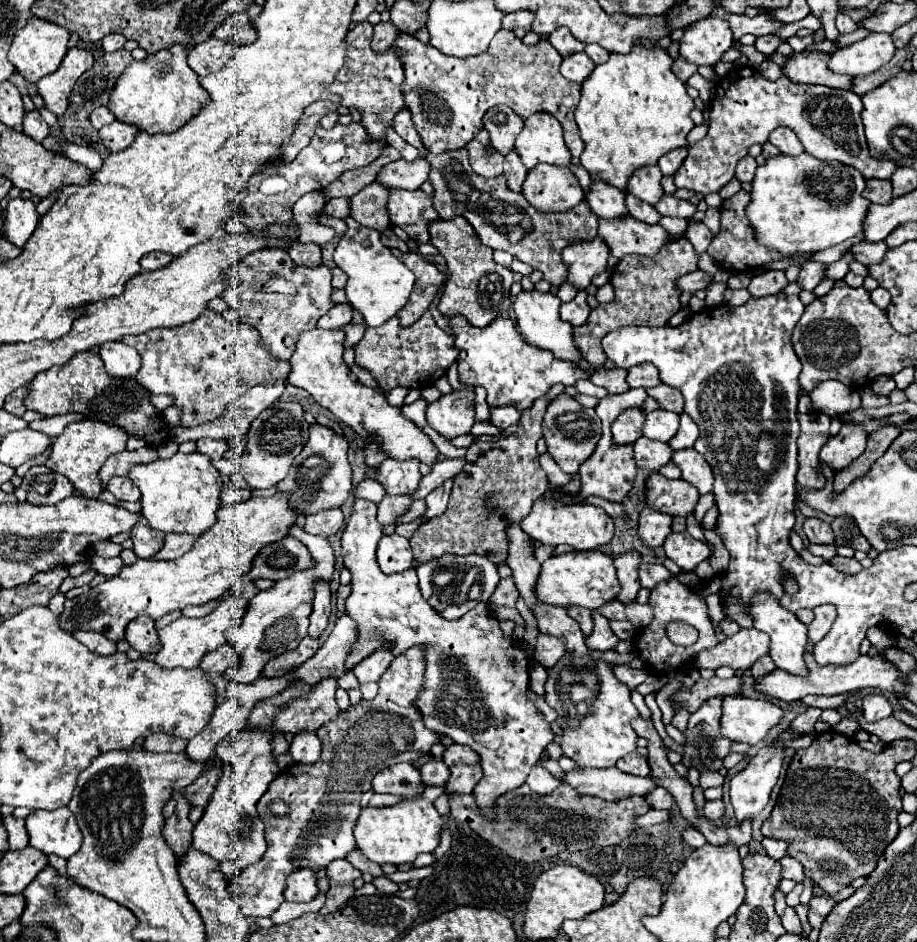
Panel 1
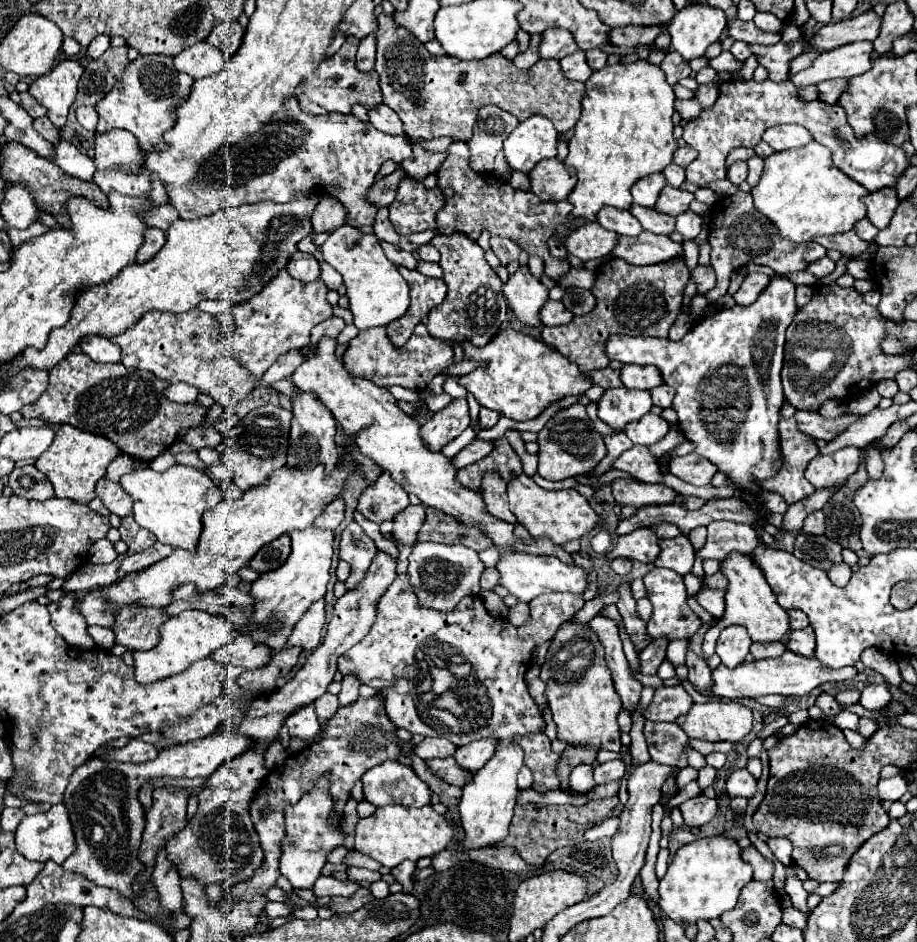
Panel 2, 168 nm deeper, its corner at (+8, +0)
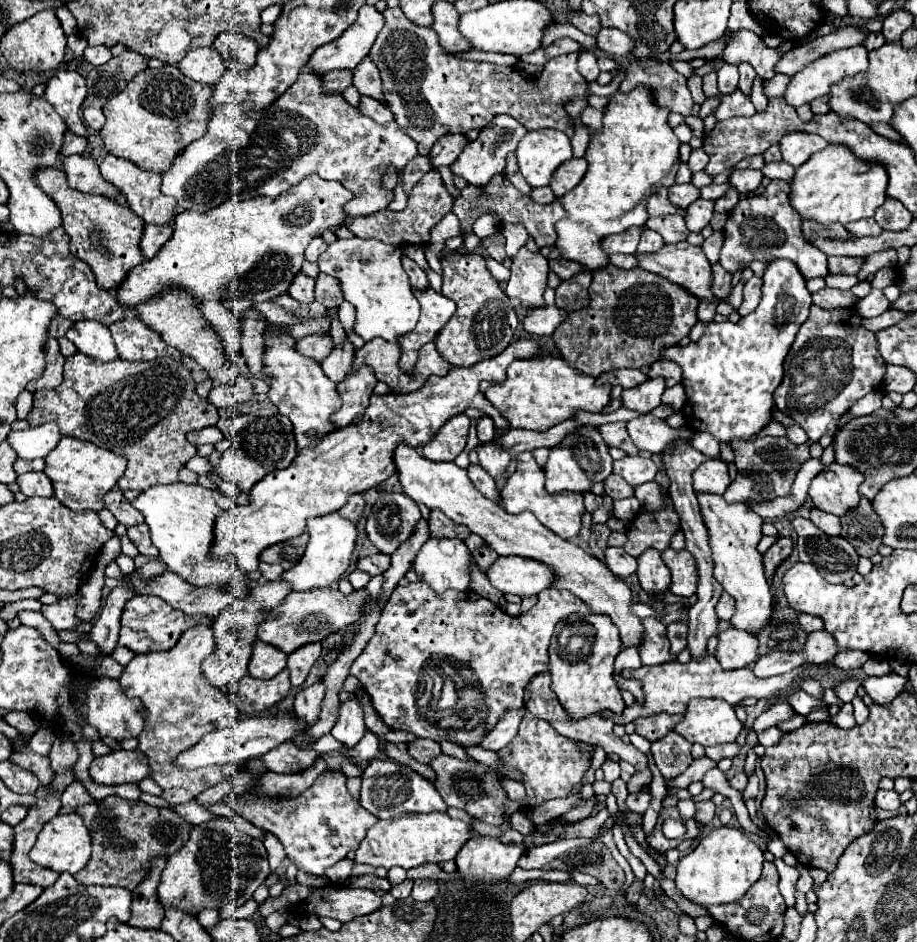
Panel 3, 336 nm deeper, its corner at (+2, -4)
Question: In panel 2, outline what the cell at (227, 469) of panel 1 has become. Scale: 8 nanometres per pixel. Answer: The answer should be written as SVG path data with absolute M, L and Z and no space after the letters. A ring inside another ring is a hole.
M210 447L200 449L200 451L198 451L198 457L204 461L204 465L206 465L206 467L220 463L220 453L218 453L216 449L210 449Z

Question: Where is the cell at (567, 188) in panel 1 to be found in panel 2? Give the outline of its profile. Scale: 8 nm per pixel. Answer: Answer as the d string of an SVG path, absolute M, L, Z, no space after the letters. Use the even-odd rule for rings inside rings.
M558 159L540 161L530 173L530 191L542 201L564 201L572 193L576 179L570 167Z

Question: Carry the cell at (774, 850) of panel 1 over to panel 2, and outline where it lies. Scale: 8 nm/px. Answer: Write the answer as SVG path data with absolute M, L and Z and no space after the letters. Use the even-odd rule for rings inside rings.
M772 837L772 839L768 839L768 847L772 849L774 857L780 863L784 863L784 865L792 863L792 843L786 837Z

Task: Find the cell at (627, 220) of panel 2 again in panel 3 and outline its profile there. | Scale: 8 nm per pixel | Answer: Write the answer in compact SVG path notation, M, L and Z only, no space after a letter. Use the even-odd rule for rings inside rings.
M646 229L642 233L640 245L638 245L638 253L656 253L662 245L664 245L664 239L658 233L654 233L652 229Z

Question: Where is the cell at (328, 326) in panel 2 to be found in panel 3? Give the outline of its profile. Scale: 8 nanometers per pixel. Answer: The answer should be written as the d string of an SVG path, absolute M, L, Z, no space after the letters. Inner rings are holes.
M346 341L342 347L334 347L334 351L322 361L322 369L326 377L330 377L334 383L344 381L352 373L352 357L354 357L354 347L350 341Z

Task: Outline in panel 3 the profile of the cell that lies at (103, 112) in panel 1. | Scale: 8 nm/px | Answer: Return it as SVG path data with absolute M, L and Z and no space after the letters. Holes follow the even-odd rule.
M86 107L84 109L84 121L90 129L94 131L100 131L102 125L104 125L104 113L102 109L96 109L96 107Z

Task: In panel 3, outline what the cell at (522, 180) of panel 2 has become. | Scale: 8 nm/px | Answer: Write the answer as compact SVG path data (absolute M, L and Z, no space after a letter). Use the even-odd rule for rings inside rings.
M536 187L536 189L532 189L530 197L532 197L536 203L542 203L542 205L548 205L548 203L556 201L556 195L552 193L550 187Z

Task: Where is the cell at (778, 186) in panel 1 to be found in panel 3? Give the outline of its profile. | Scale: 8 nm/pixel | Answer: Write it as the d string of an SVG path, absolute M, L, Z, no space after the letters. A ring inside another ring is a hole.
M828 145L820 153L816 153L810 161L796 167L794 181L790 183L790 203L792 207L810 221L816 221L820 225L848 225L852 221L874 217L874 211L886 201L886 185L888 185L888 173L882 163L868 163L860 157L856 157L846 145Z

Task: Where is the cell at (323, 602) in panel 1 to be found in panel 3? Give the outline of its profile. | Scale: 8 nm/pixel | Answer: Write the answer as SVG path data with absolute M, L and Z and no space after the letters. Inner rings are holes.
M310 643L288 655L288 671L290 671L292 687L300 687L306 681L310 669L320 657L320 651L322 647L318 643Z

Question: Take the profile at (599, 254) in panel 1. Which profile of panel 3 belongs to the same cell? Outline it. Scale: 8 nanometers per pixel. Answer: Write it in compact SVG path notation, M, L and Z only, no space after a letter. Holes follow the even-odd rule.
M630 227L624 233L610 235L610 239L604 239L602 247L606 253L634 253L640 241L642 227Z

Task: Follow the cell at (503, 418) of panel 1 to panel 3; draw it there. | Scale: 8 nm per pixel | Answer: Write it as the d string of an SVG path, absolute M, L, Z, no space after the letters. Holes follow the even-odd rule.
M484 415L484 417L476 423L476 433L478 433L480 443L492 441L494 435L496 435L496 431L494 431L494 421L492 421L488 415Z

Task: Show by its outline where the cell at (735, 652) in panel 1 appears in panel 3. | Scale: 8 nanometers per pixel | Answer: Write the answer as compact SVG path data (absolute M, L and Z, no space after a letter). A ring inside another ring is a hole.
M728 627L726 631L718 633L716 659L722 669L750 667L756 661L756 647L758 639L754 635Z

